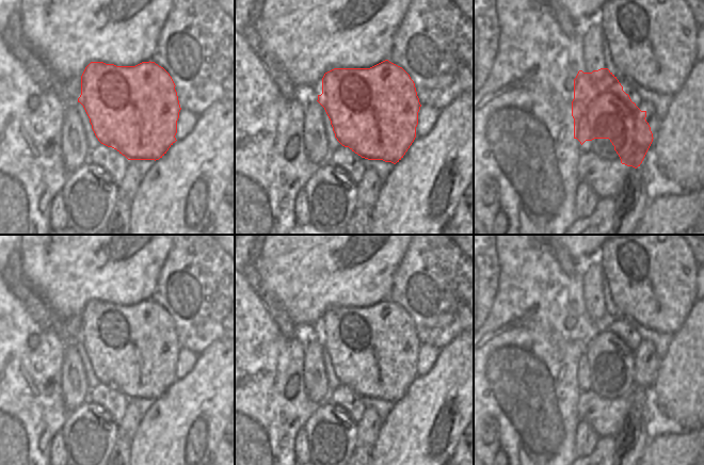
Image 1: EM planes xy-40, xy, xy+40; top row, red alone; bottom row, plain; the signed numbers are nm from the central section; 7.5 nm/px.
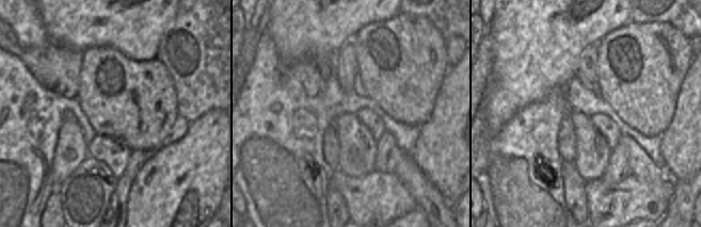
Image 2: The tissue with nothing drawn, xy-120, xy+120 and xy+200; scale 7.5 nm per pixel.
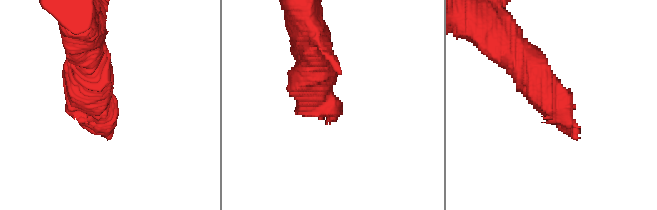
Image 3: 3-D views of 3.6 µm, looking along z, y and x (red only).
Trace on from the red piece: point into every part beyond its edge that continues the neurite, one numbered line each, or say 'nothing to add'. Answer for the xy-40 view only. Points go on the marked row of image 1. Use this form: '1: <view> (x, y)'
1: xy-40 (169, 41)

